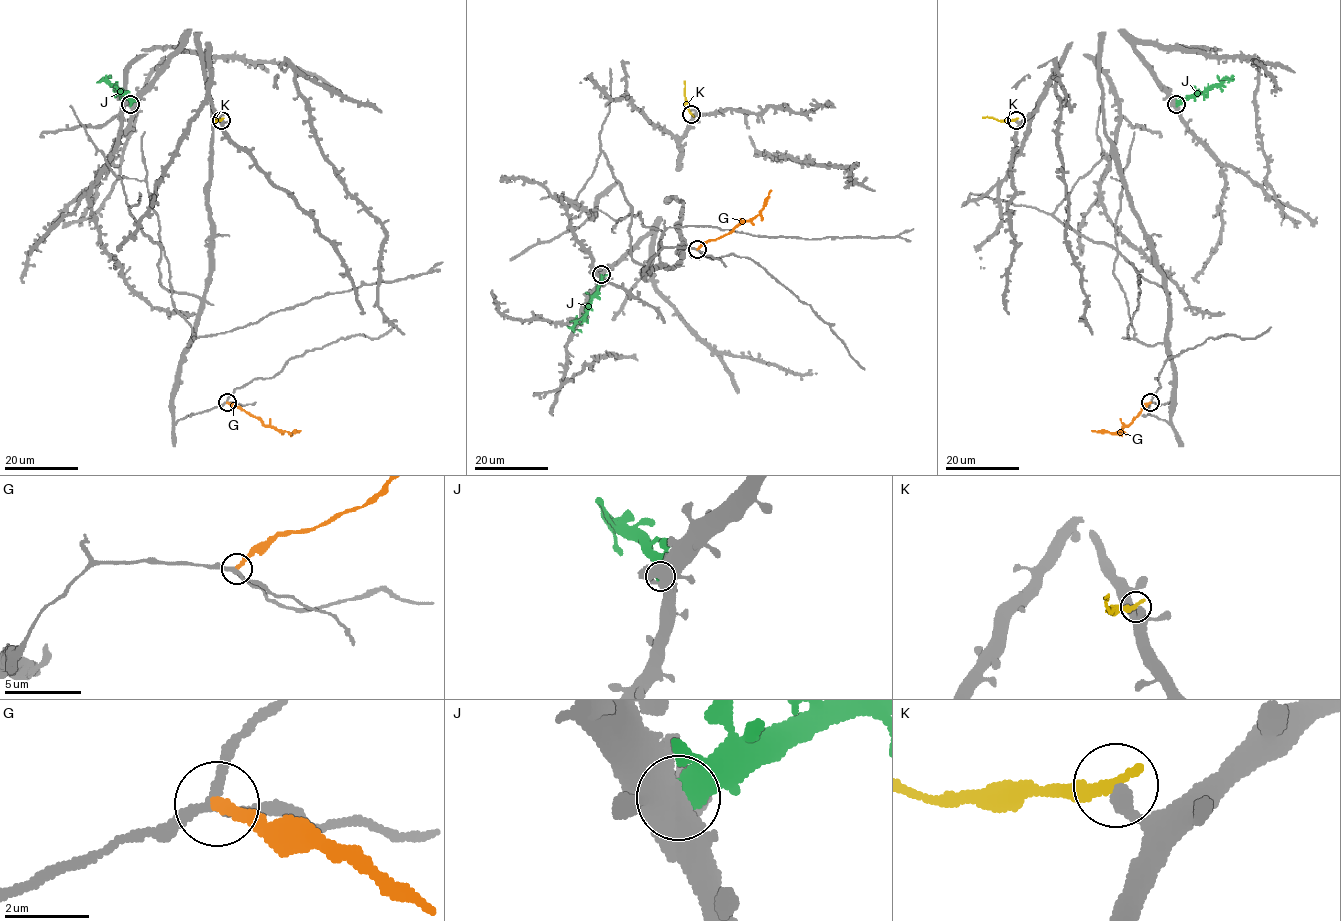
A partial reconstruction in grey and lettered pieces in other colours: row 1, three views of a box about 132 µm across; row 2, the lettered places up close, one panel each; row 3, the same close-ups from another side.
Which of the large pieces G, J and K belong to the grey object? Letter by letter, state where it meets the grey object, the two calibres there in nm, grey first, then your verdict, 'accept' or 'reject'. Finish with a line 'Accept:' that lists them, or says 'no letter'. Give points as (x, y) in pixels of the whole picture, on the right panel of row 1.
G: (1150, 402) | 200/280 nm | reject
J: (1176, 104) | 550/600 nm | reject
K: (1016, 120) | 380/360 nm | reject
Accept: no letter

